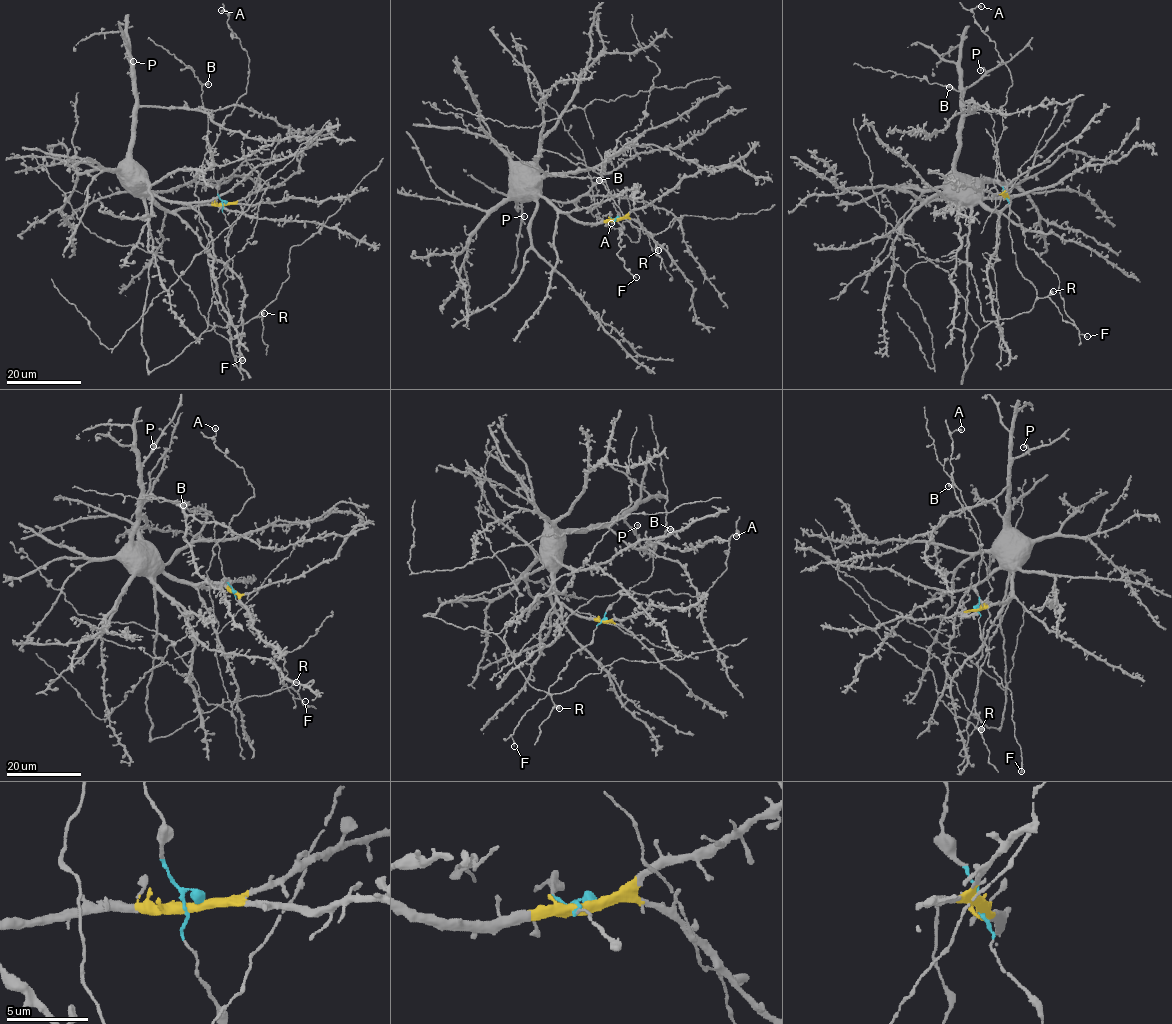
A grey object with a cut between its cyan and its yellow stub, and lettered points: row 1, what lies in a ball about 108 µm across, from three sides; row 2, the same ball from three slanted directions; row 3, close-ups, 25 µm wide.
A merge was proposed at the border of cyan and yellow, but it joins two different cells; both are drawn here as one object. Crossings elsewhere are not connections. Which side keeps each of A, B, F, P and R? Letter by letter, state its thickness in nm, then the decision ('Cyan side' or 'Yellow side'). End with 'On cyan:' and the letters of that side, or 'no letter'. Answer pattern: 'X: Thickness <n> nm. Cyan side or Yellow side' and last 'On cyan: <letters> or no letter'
A: Thickness 320 nm. Cyan side
B: Thickness 400 nm. Cyan side
F: Thickness 150 nm. Cyan side
P: Thickness 280 nm. Yellow side
R: Thickness 600 nm. Yellow side
On cyan: A, B, F

